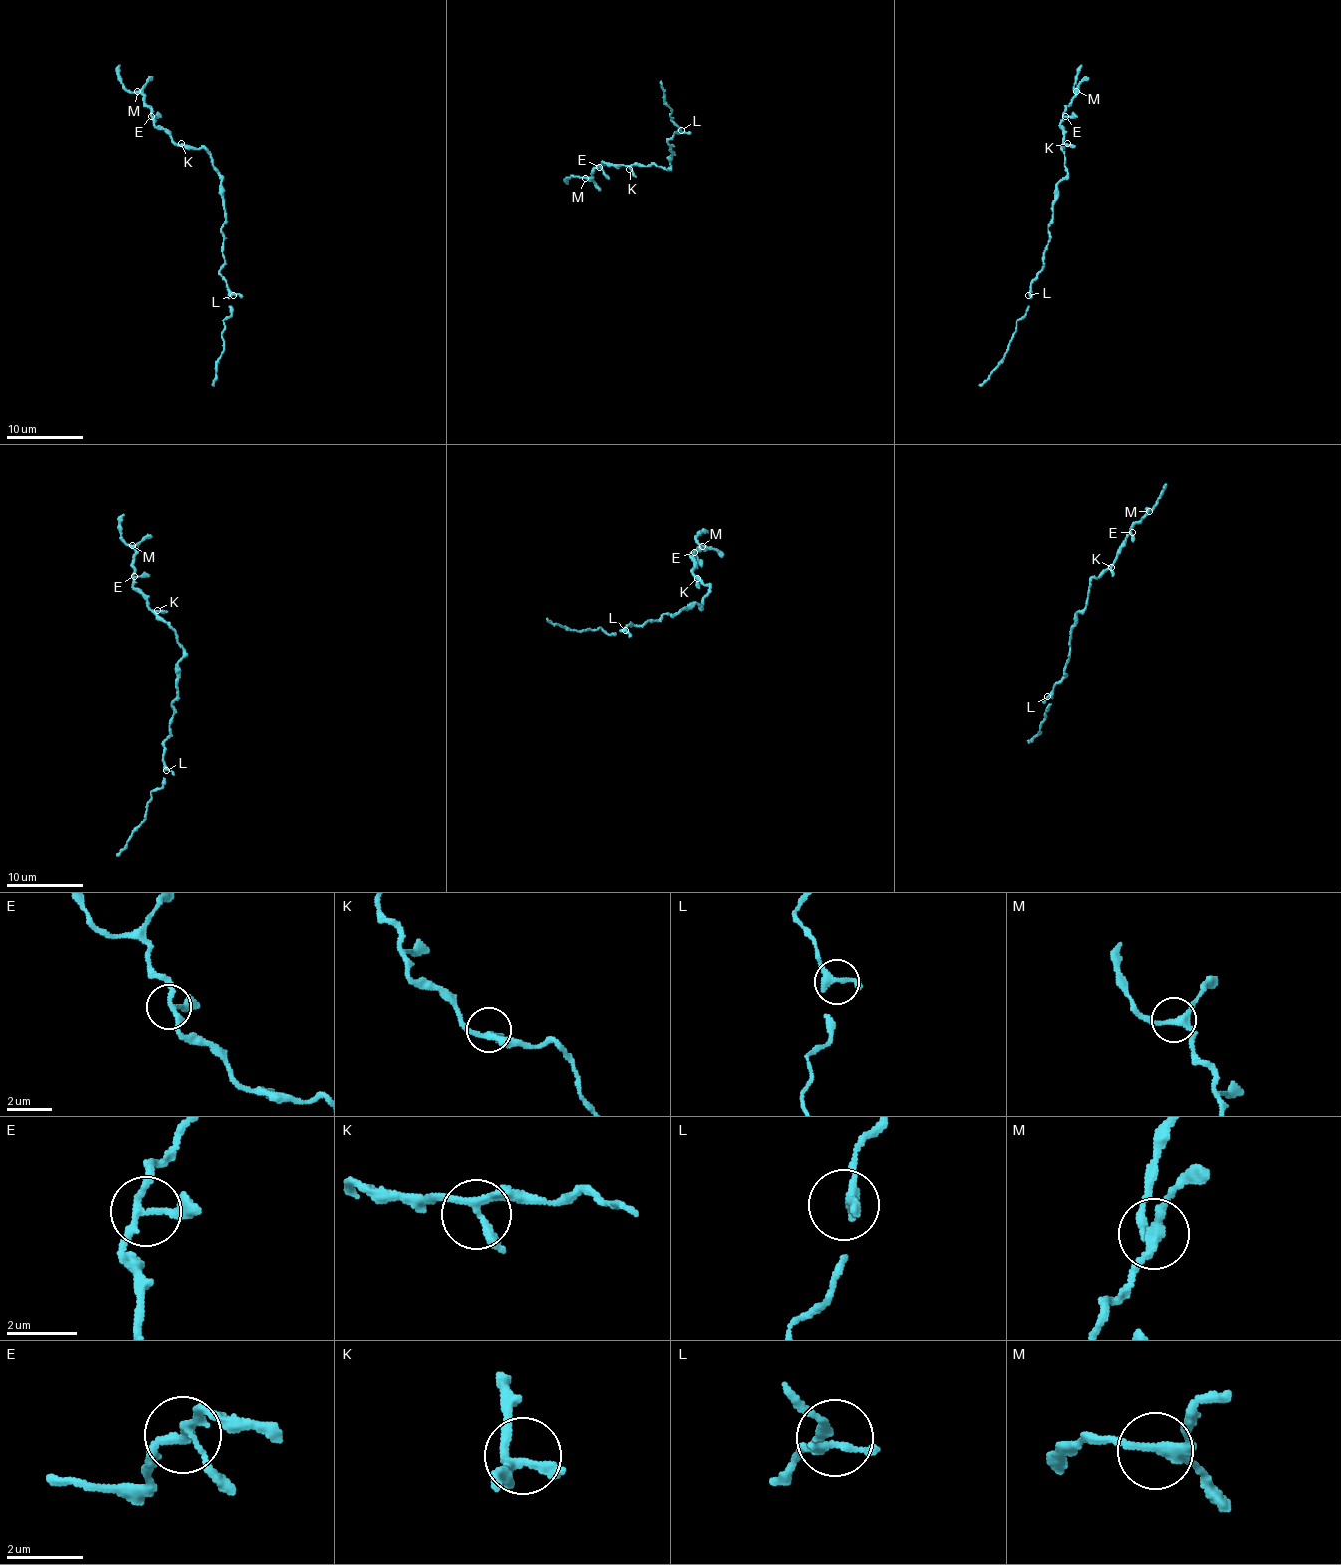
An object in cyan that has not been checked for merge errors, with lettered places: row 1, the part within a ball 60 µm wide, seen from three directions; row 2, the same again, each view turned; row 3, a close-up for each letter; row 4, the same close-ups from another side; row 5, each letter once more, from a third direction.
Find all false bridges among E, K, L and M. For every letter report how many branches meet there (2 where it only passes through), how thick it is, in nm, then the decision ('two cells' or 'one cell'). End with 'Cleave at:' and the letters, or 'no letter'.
E: 3 branches meet; 190 nm thick; one cell
K: 3 branches meet; 220 nm thick; one cell
L: 2 branches meet; 280 nm thick; one cell
M: 3 branches meet; 240 nm thick; one cell
Cleave at: no letter

